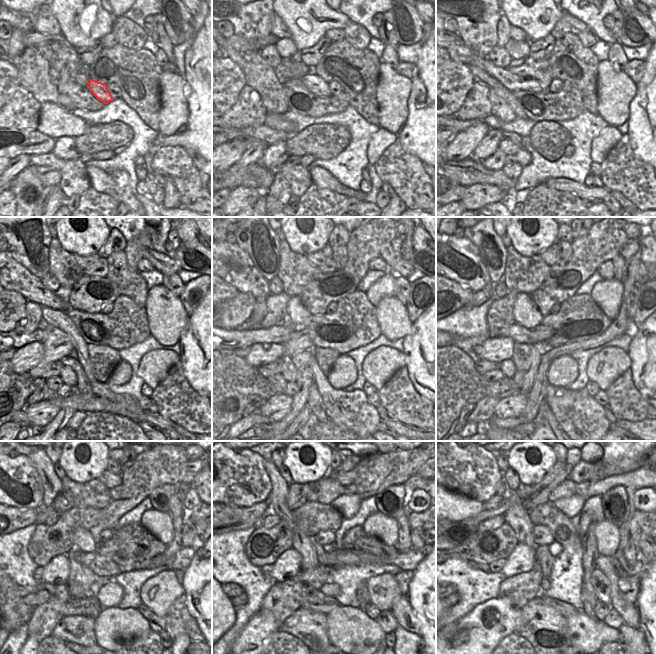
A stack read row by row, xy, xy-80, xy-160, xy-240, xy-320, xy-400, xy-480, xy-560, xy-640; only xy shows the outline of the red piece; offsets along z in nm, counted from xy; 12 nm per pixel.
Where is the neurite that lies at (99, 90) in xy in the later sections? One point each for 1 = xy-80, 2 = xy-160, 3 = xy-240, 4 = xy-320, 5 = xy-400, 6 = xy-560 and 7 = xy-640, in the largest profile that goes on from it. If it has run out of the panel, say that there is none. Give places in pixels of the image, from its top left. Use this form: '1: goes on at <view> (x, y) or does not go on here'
1: goes on at xy-80 (313, 83)
2: goes on at xy-160 (458, 51)
3: goes on at xy-240 (12, 275)
4: goes on at xy-320 (232, 264)
5: goes on at xy-400 (458, 259)
6: goes on at xy-560 (241, 480)
7: goes on at xy-640 (472, 471)

